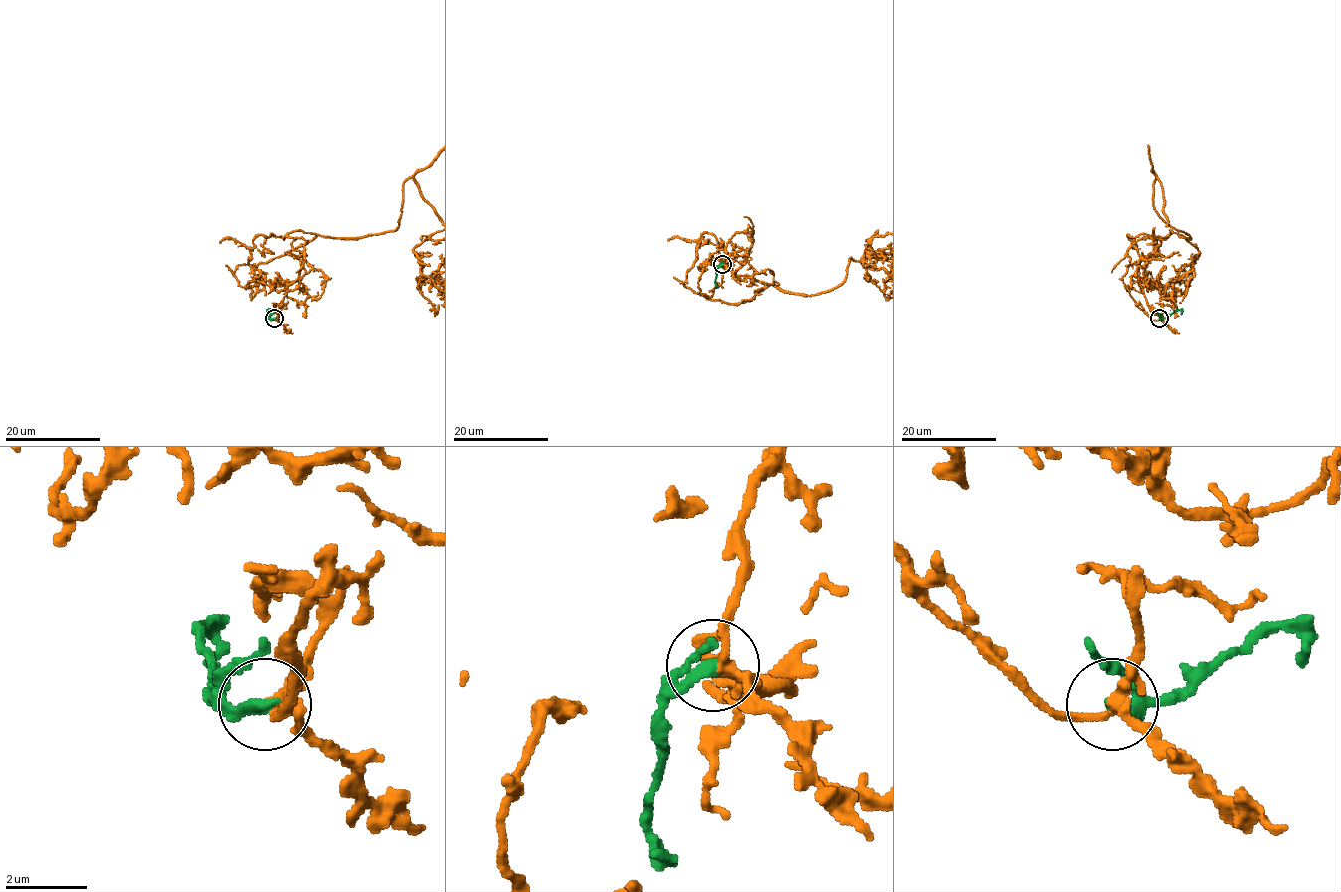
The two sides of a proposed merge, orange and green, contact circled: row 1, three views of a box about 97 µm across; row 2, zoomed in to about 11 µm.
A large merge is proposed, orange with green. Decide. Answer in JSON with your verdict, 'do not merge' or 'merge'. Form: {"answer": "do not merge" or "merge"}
{"answer": "merge"}

